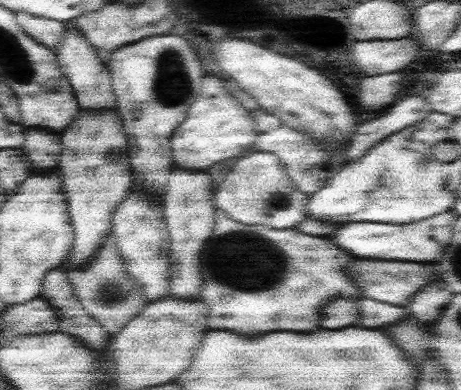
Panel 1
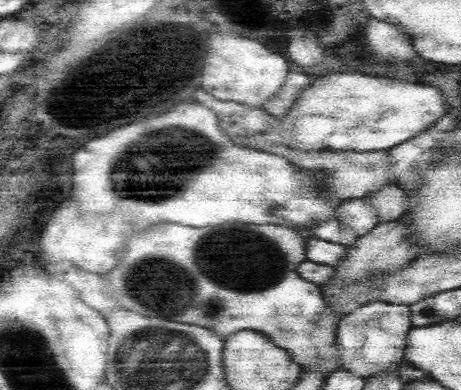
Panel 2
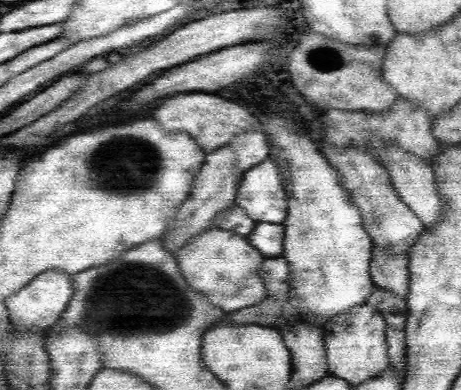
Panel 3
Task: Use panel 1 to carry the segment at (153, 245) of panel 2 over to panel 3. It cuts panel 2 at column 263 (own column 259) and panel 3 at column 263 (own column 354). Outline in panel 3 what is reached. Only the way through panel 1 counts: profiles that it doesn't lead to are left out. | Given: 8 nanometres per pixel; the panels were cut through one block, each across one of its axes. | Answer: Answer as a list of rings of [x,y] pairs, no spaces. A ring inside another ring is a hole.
[[[210,228],[204,234],[192,238],[184,248],[176,252],[174,258],[178,260],[186,282],[206,294],[214,308],[218,306],[222,310],[242,310],[260,304],[268,294],[266,284],[258,274],[258,266],[264,264],[264,256],[254,246],[250,246],[248,238],[234,234],[232,230]],[[242,286],[246,286],[246,290],[242,290]]]

